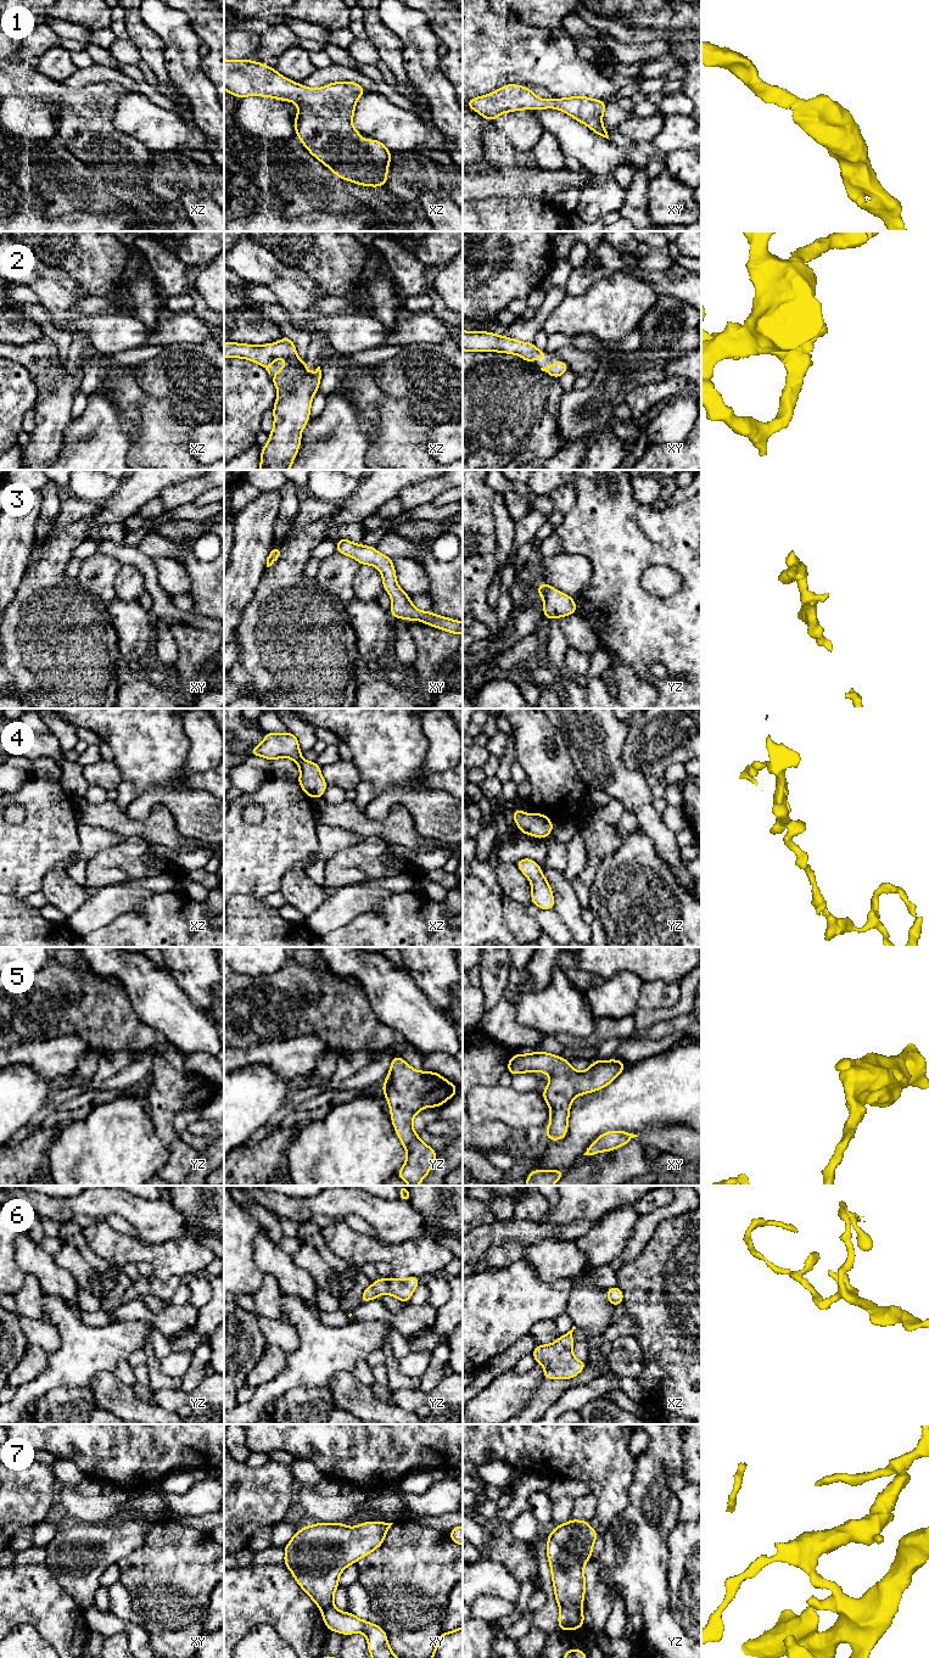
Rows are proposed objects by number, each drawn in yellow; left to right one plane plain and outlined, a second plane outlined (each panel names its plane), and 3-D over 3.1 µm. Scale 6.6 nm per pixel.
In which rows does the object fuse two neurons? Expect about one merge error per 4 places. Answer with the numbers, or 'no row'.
7

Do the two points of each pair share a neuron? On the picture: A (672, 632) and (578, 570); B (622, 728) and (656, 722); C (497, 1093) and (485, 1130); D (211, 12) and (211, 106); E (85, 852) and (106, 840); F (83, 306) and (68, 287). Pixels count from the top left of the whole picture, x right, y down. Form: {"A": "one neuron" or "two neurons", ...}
{"A": "two neurons", "B": "two neurons", "C": "two neurons", "D": "two neurons", "E": "one neuron", "F": "two neurons"}

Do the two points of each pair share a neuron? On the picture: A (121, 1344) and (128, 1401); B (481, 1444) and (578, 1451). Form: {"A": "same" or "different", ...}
{"A": "different", "B": "same"}

